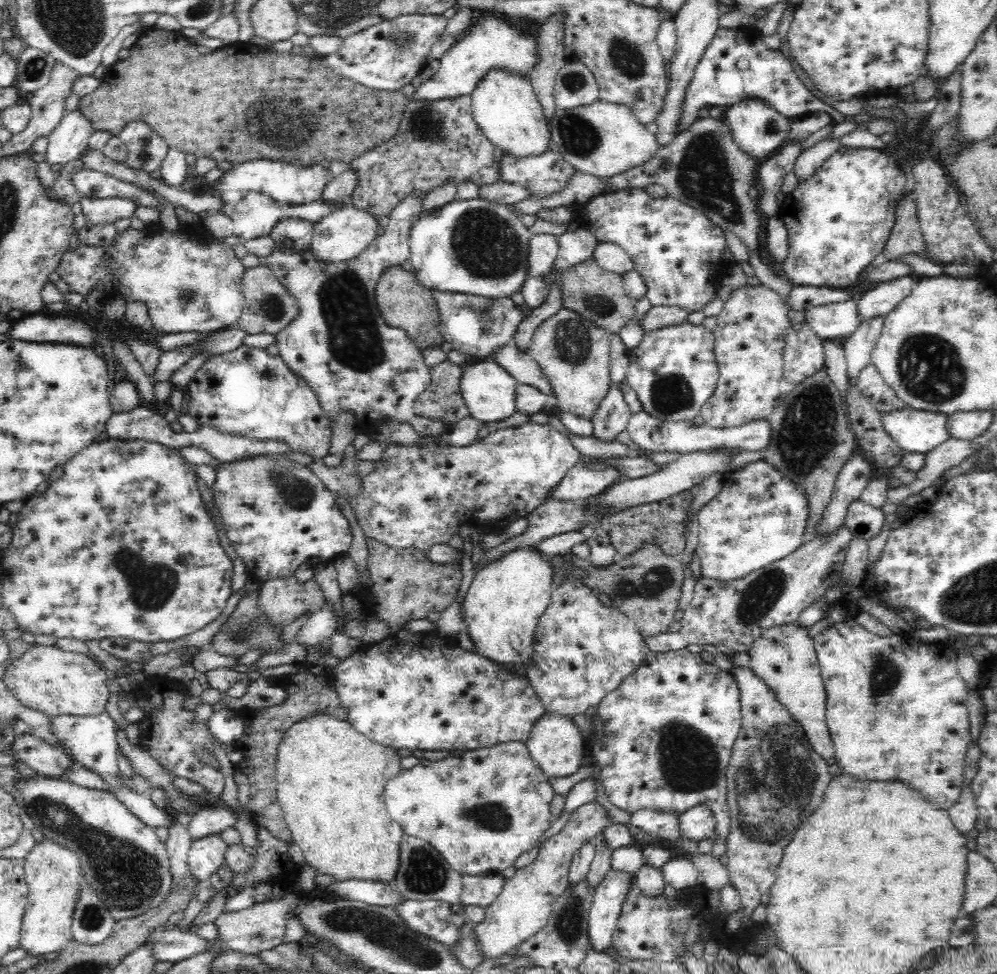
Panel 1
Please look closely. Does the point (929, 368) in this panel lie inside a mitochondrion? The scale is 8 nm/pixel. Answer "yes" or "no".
yes

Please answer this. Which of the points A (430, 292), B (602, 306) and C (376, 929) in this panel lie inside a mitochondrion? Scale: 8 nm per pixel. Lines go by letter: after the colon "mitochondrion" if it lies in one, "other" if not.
A: other
B: mitochondrion
C: mitochondrion

